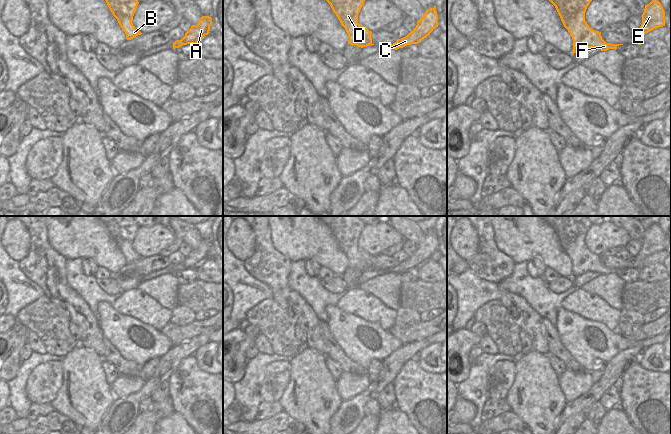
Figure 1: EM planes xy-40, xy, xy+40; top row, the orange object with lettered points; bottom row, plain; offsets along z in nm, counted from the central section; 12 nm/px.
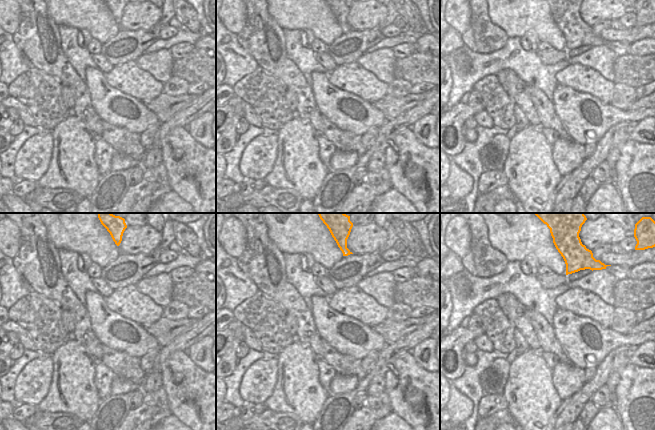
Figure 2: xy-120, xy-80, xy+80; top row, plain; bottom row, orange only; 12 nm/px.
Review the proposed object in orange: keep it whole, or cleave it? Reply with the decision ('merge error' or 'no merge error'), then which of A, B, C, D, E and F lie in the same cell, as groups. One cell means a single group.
no merge error; groups A B C D E F

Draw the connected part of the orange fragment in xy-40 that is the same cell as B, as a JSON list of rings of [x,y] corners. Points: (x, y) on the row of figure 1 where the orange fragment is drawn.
[[[105,0],[113,16],[126,34],[126,39],[131,40],[142,33],[133,25],[133,16],[139,4],[138,0]]]

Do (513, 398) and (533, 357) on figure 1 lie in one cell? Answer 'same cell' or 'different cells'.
same cell

